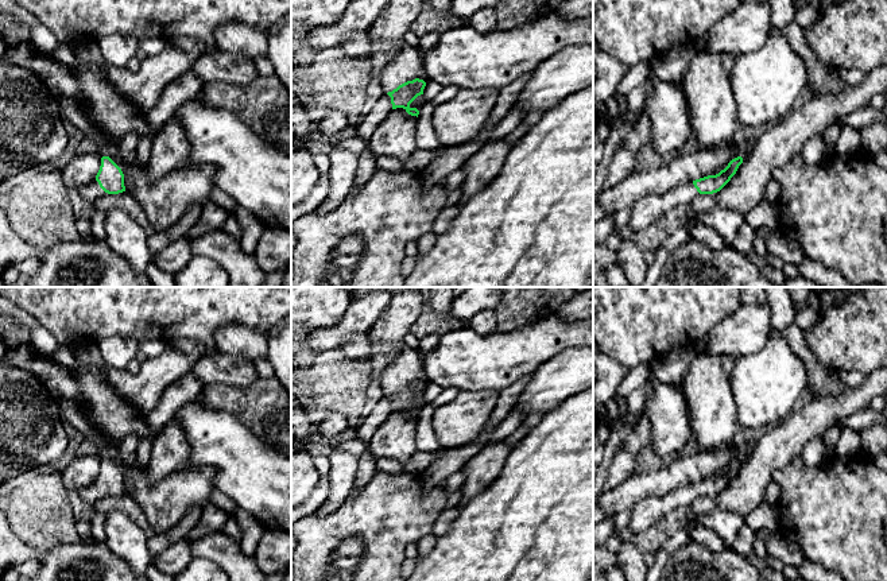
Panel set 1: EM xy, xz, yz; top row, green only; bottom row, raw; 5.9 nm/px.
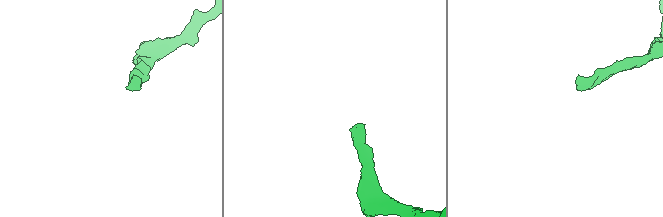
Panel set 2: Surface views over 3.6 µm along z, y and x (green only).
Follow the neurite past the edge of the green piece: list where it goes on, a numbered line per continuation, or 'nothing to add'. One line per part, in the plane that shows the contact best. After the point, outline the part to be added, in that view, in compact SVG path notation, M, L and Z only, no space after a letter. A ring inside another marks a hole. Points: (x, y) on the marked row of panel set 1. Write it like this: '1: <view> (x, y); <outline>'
1: xz (406, 65); M406 40L400 42L396 55L390 59L380 77L383 92L392 92L399 85L418 78L422 70L419 49Z

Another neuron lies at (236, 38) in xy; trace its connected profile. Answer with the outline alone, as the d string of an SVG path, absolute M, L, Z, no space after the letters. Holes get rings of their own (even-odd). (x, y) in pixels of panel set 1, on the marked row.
M222 23L216 31L217 46L231 54L241 54L255 61L268 55L268 35L245 23Z

